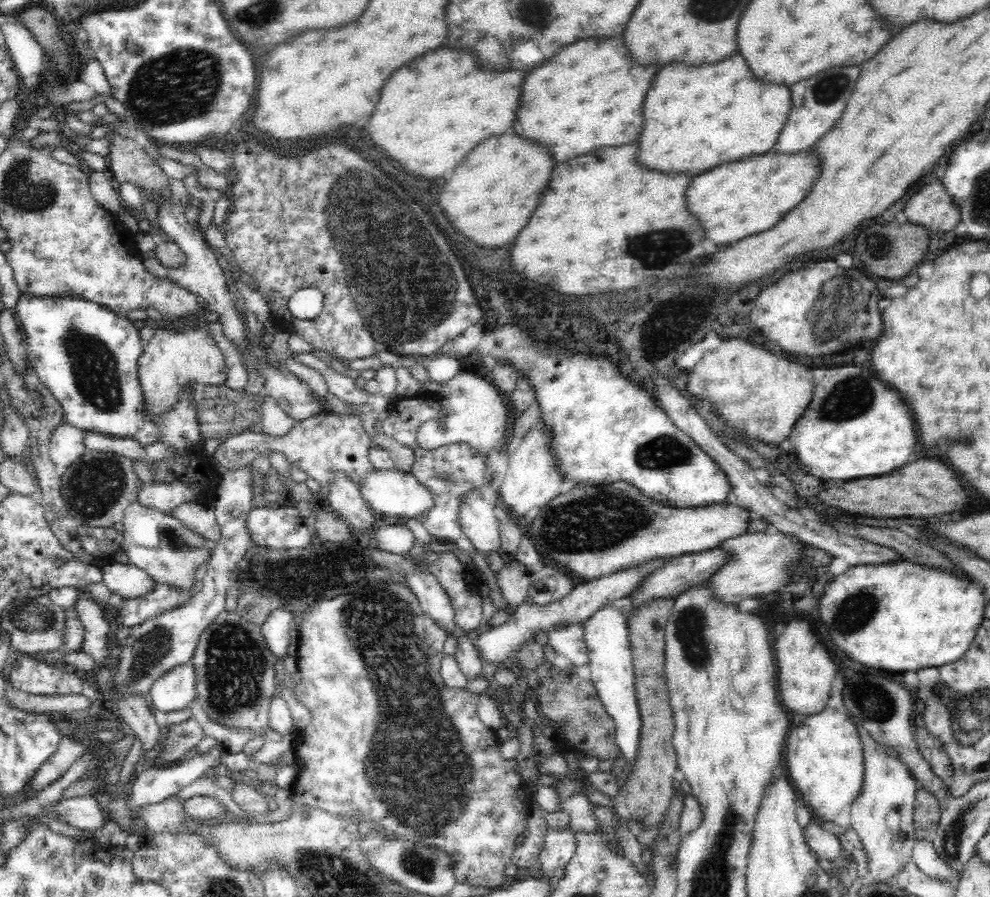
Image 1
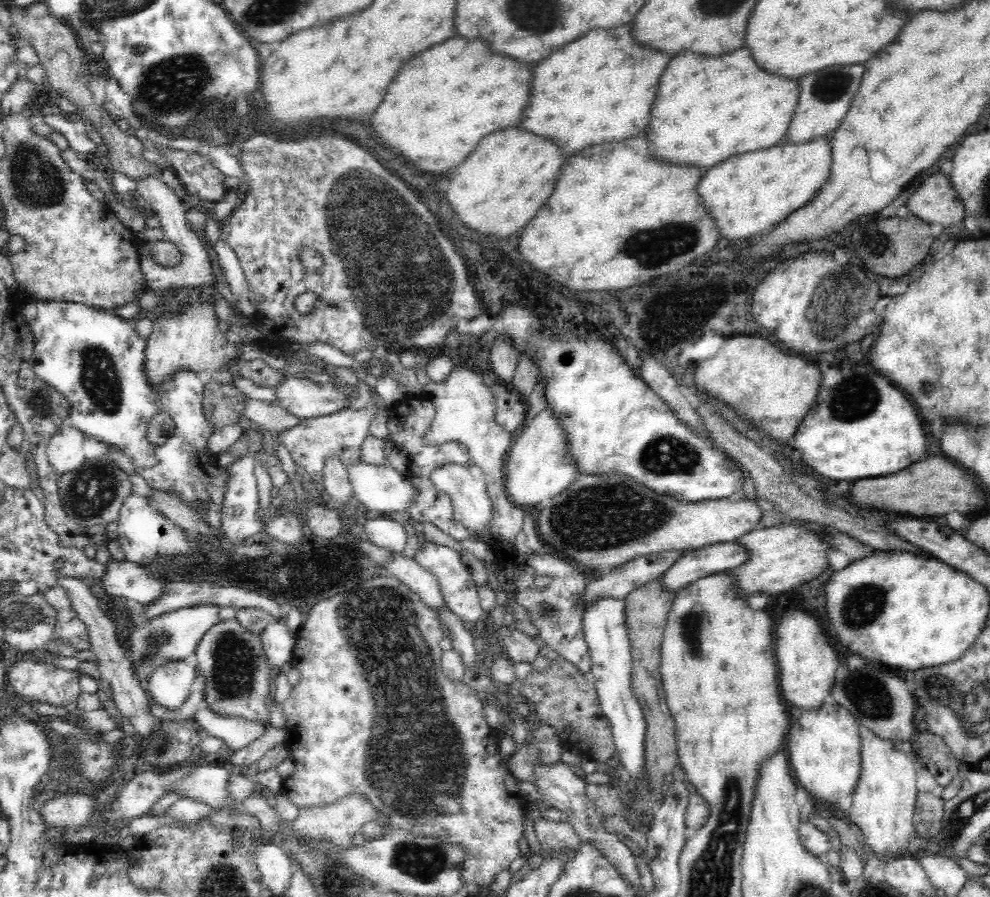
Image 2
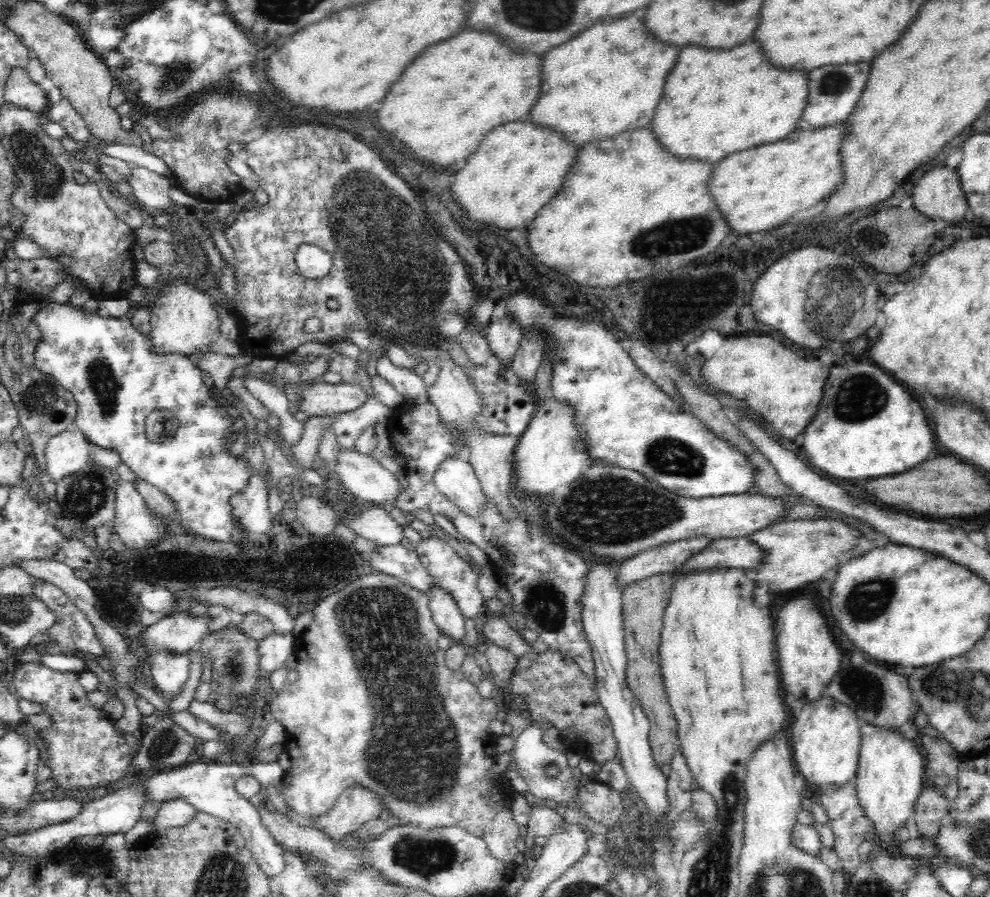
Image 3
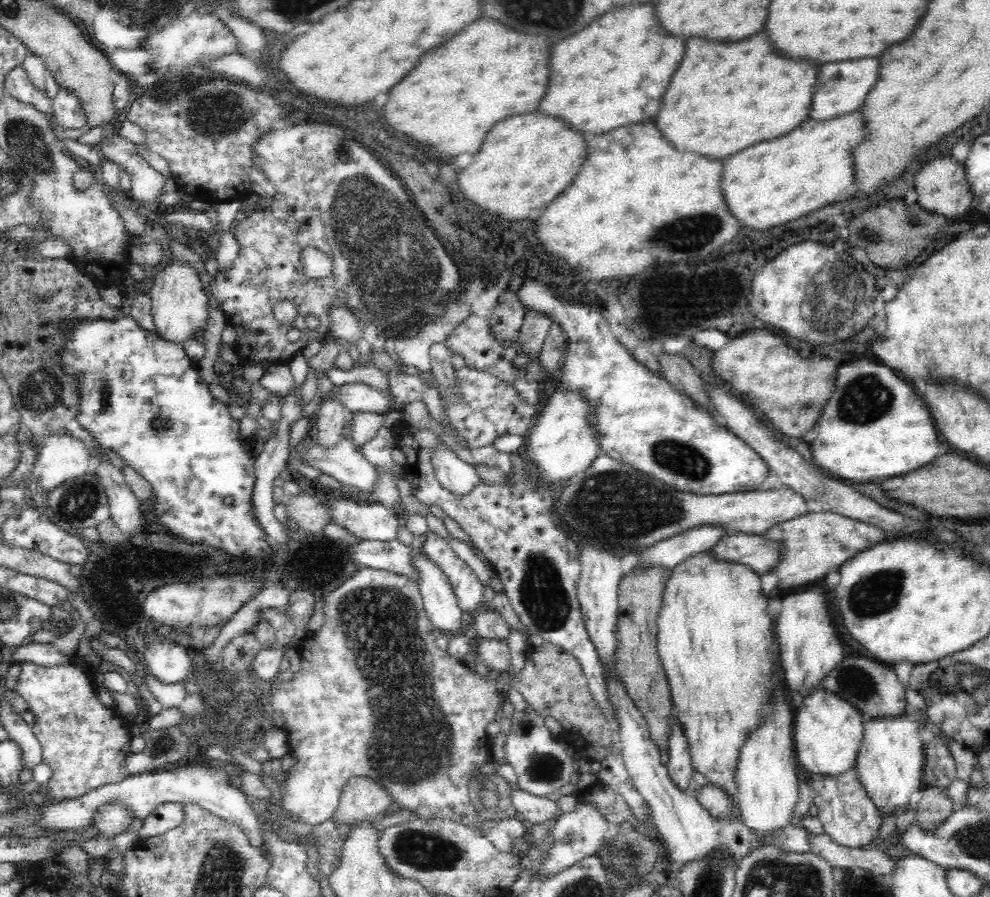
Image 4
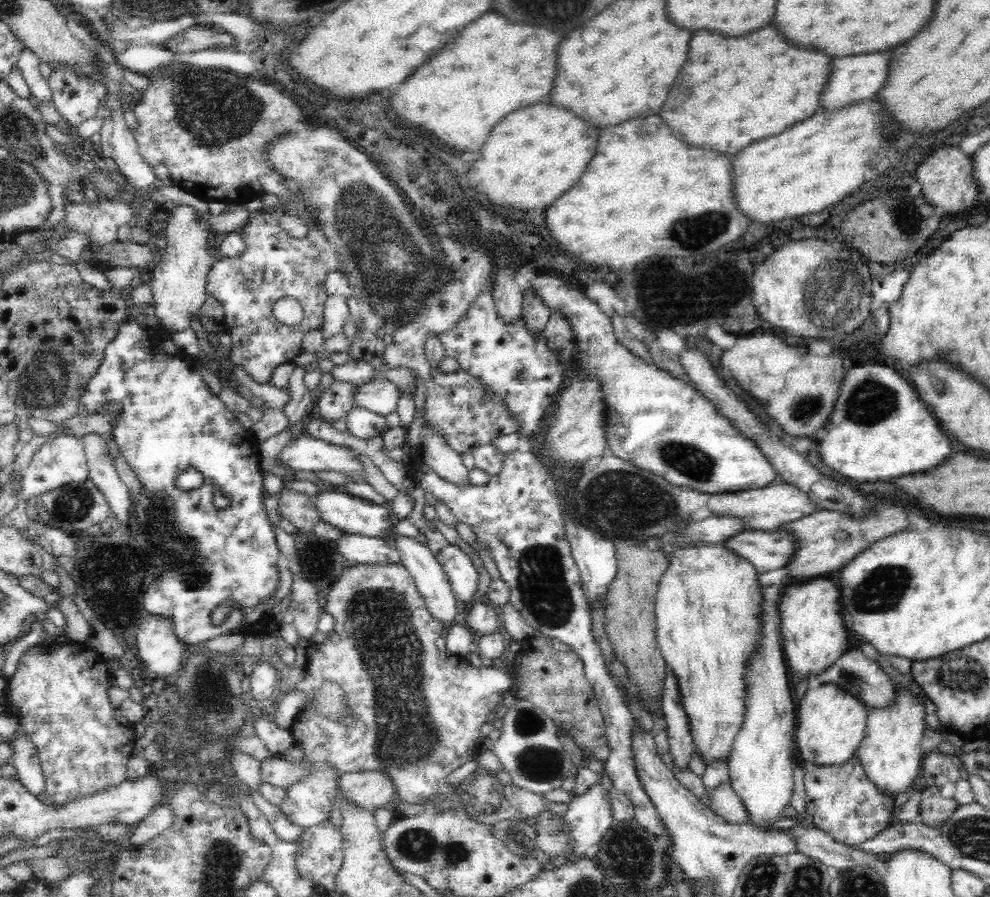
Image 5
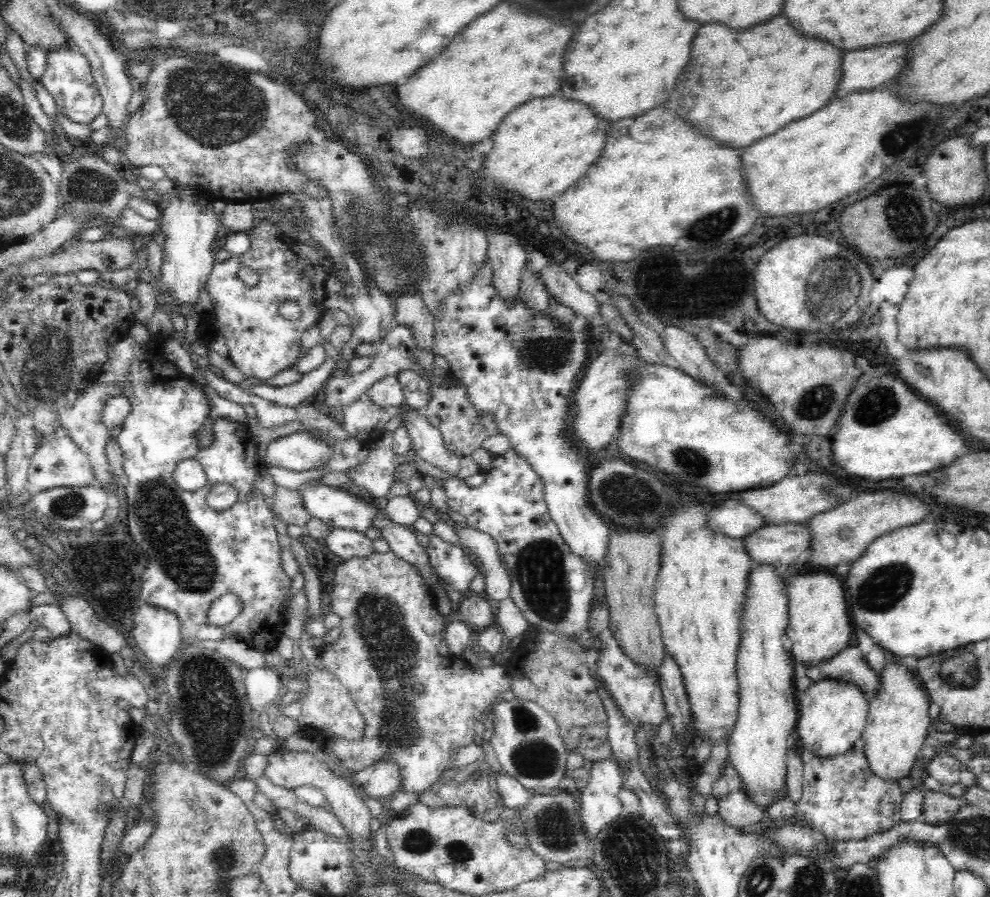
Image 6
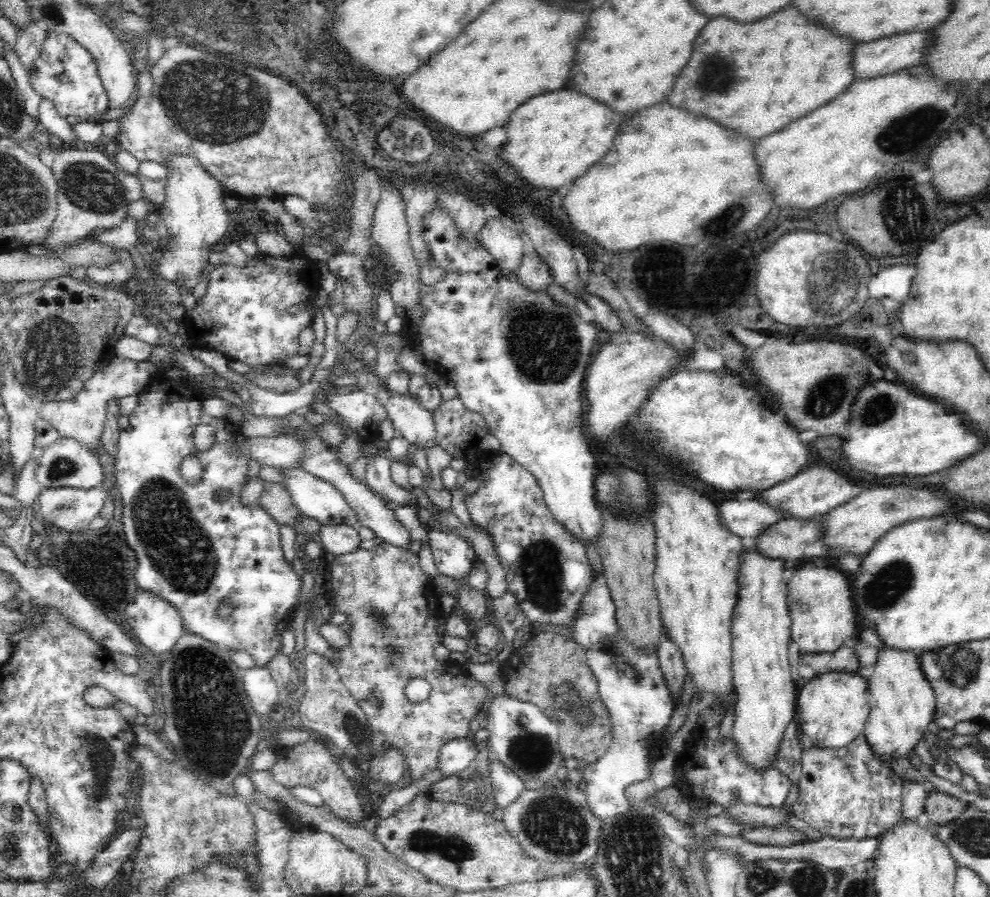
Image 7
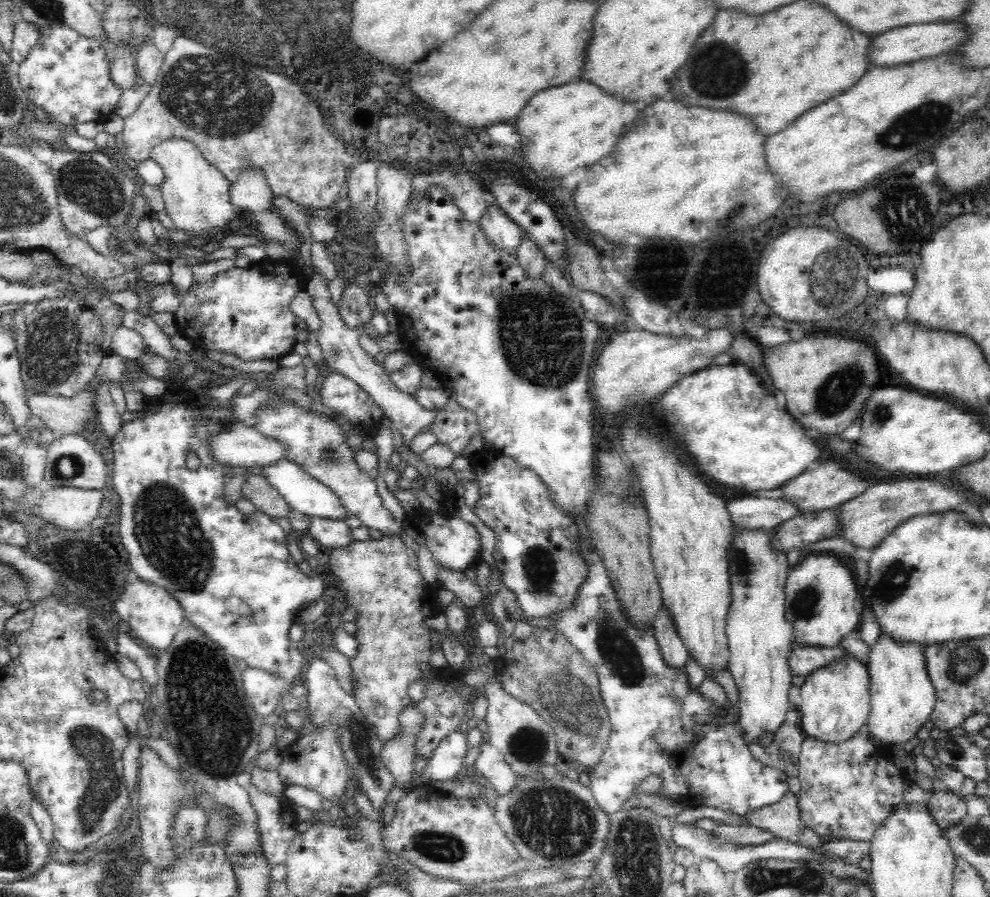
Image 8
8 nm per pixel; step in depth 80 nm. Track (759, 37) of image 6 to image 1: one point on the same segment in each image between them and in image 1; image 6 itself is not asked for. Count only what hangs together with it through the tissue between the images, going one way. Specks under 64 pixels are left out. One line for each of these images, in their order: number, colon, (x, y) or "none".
1: (695, 119)
2: (707, 110)
3: (715, 104)
4: (724, 98)
5: (732, 92)

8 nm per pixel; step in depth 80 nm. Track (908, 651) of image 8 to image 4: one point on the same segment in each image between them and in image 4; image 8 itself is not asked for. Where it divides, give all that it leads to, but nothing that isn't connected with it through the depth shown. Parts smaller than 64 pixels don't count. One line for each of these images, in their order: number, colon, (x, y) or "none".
4: (890, 762)
5: (891, 753)
6: (897, 722)
7: (901, 703)

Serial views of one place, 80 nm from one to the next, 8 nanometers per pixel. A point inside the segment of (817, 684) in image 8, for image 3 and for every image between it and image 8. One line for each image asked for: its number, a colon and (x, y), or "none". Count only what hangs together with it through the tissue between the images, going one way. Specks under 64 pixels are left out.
3: (826, 739)
4: (828, 731)
5: (830, 723)
6: (832, 713)
7: (832, 710)

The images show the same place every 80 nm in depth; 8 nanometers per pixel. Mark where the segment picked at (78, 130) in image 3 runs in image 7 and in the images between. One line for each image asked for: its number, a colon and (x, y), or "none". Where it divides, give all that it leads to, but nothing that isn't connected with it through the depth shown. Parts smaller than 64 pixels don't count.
4: (66, 110)
5: (76, 98)
6: (68, 78)
7: (65, 73)

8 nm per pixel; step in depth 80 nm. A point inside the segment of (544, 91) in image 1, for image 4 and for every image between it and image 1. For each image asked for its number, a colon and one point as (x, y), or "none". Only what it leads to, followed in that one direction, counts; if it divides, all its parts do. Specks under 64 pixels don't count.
2: (599, 88)
3: (608, 80)
4: (611, 74)

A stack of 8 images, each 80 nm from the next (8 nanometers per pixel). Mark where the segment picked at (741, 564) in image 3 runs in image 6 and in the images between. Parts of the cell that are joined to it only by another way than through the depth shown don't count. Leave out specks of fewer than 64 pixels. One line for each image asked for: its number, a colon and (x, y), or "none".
4: (760, 555)
5: (766, 550)
6: (778, 545)

